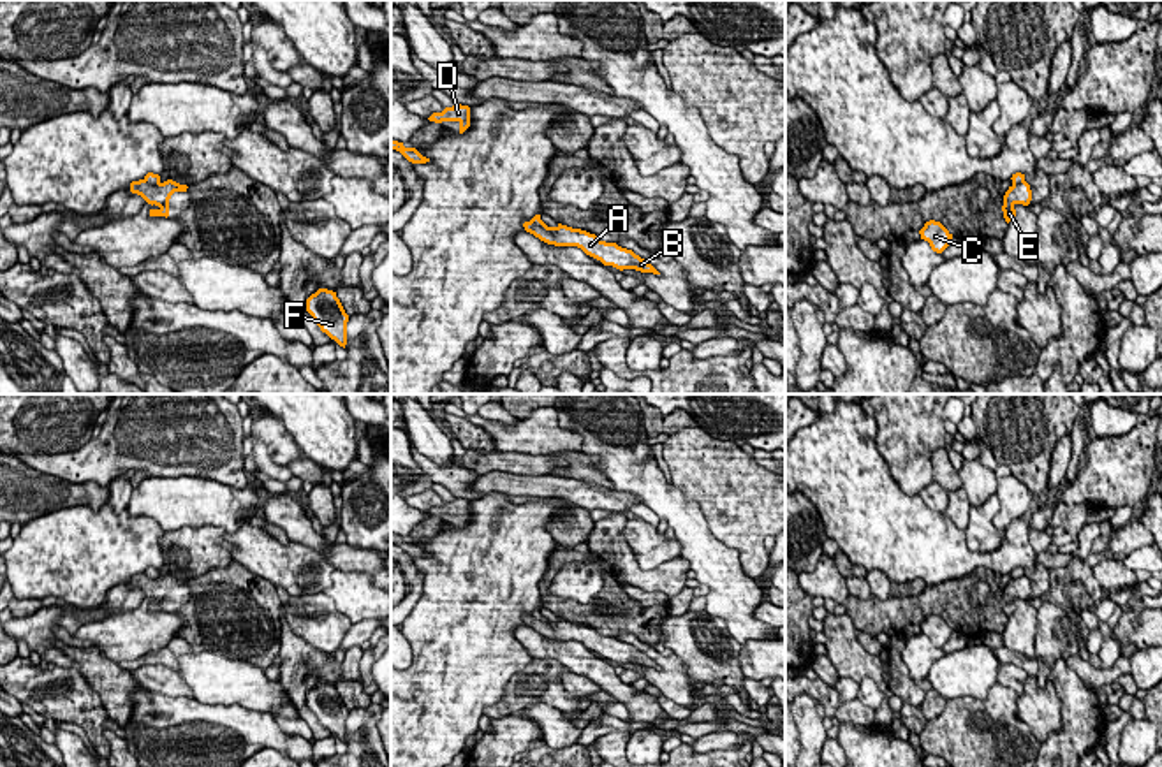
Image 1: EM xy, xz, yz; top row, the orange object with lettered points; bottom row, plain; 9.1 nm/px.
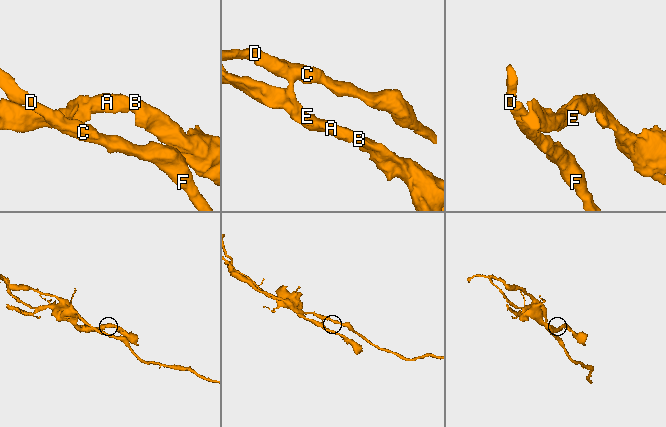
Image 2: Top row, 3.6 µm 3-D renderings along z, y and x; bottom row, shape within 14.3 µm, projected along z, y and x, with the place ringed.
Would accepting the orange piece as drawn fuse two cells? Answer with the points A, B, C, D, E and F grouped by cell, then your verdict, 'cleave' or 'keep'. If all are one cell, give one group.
groups A B E / C D F; cleave

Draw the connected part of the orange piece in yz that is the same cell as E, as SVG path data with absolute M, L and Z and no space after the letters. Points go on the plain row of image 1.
M1026 575L1009 581L1009 584L1004 589L1004 600L1002 600L1005 616L1009 617L1016 610L1014 603L1016 598L1028 600L1030 595L1032 595L1032 584Z

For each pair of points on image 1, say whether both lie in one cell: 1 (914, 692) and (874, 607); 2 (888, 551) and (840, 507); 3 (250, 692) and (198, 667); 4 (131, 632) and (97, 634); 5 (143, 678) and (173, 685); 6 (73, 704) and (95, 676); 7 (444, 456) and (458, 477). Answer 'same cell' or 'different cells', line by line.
1: different cells
2: same cell
3: same cell
4: same cell
5: same cell
6: different cells
7: different cells

